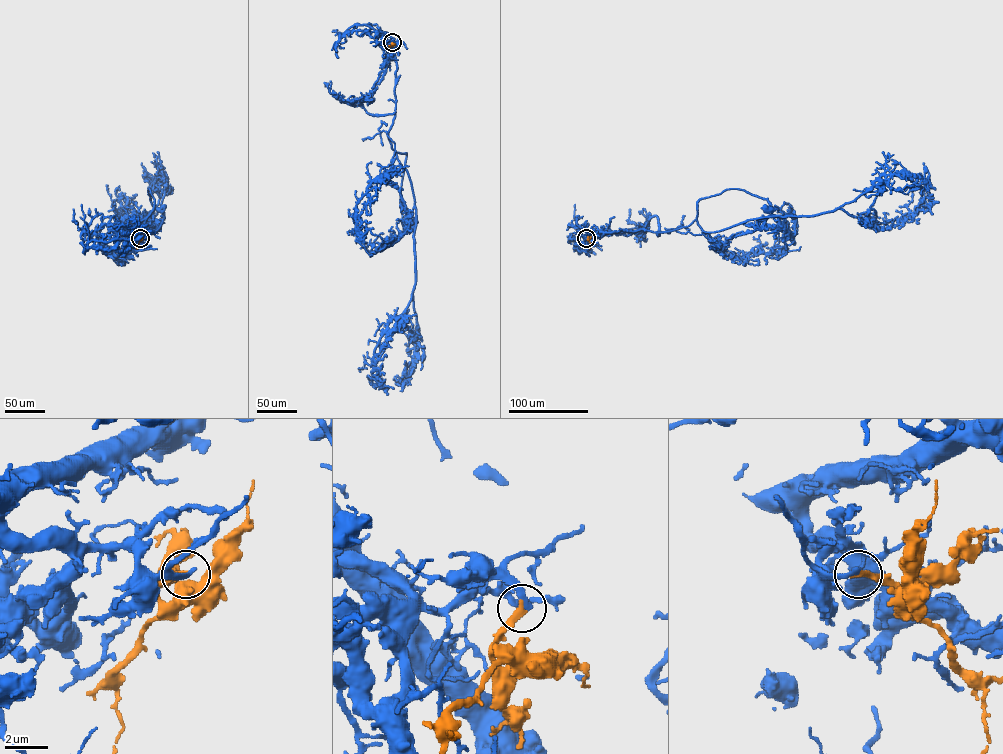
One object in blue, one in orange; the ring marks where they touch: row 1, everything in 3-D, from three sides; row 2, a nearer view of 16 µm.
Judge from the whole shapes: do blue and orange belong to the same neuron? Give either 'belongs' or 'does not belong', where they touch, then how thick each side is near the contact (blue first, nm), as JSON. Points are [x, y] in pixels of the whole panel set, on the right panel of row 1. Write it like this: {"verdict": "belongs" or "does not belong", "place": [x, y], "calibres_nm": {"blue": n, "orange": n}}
{"verdict": "belongs", "place": [586, 238], "calibres_nm": {"blue": 240, "orange": 300}}

